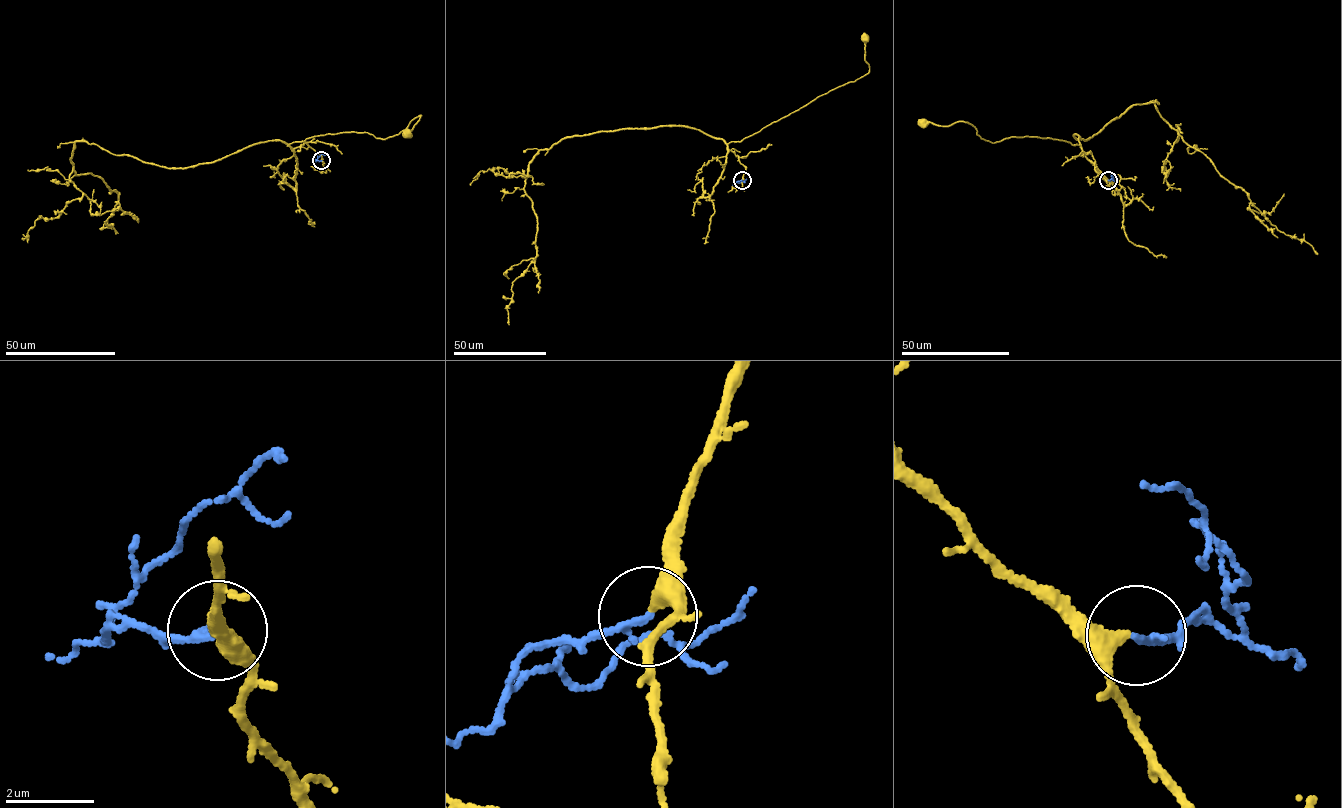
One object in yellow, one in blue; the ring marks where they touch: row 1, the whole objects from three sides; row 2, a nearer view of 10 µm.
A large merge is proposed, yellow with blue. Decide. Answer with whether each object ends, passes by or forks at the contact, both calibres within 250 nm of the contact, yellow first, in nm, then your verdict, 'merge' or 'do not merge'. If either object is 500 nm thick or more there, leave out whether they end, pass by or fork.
yellow passes by | blue ends | 280/160 nm | merge

